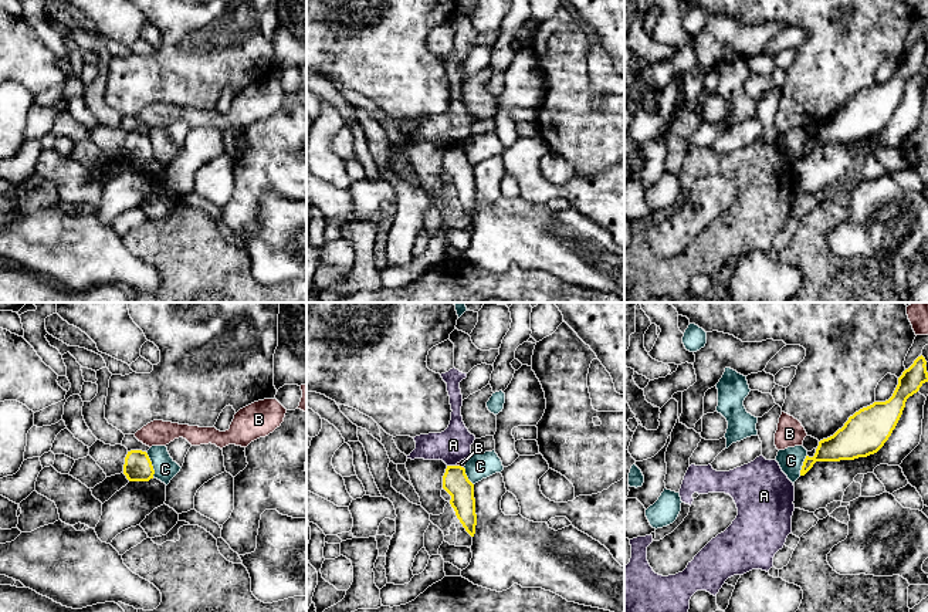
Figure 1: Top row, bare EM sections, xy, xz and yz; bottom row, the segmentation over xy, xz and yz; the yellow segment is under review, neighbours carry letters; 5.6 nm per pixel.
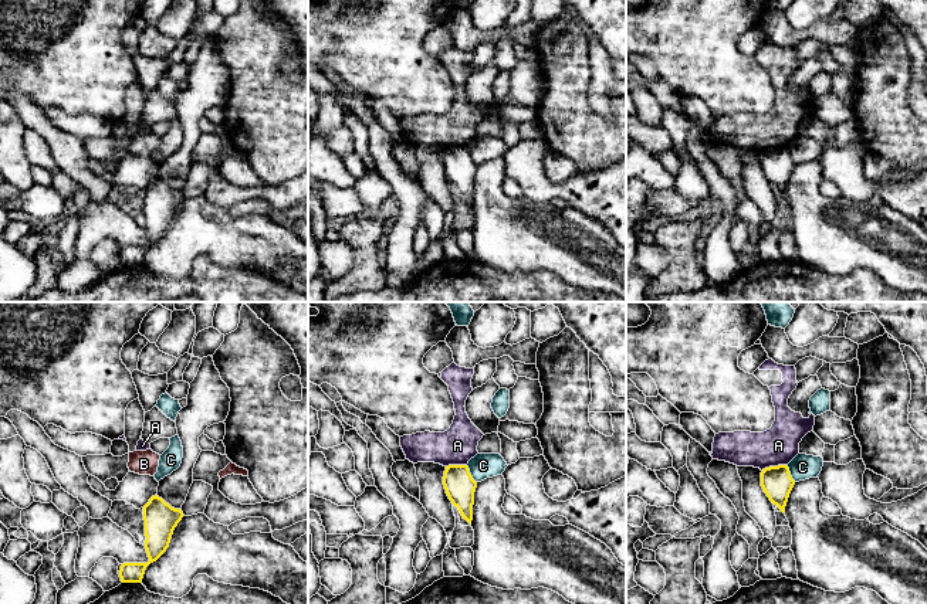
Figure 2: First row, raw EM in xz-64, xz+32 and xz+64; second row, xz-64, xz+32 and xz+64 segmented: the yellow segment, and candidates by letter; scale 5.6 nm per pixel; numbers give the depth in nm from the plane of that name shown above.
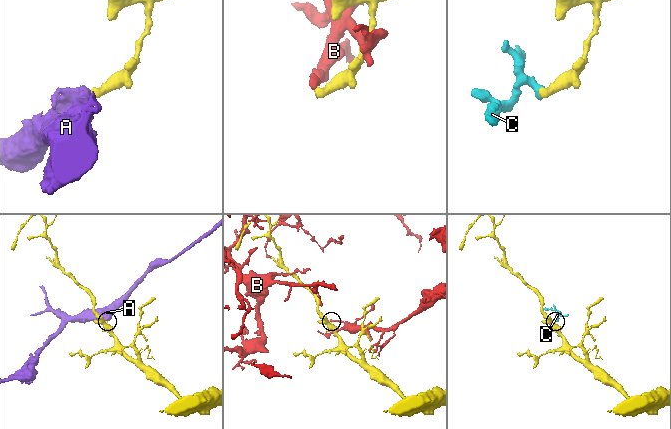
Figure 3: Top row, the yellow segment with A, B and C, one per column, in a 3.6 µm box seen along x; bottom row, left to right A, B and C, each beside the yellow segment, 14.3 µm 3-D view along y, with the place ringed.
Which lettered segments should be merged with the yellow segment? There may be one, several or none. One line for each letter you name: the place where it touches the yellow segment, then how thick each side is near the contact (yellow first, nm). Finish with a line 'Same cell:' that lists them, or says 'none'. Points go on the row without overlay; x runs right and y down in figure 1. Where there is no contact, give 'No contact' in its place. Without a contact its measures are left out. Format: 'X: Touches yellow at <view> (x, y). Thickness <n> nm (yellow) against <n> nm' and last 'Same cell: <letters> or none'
Same cell: none

